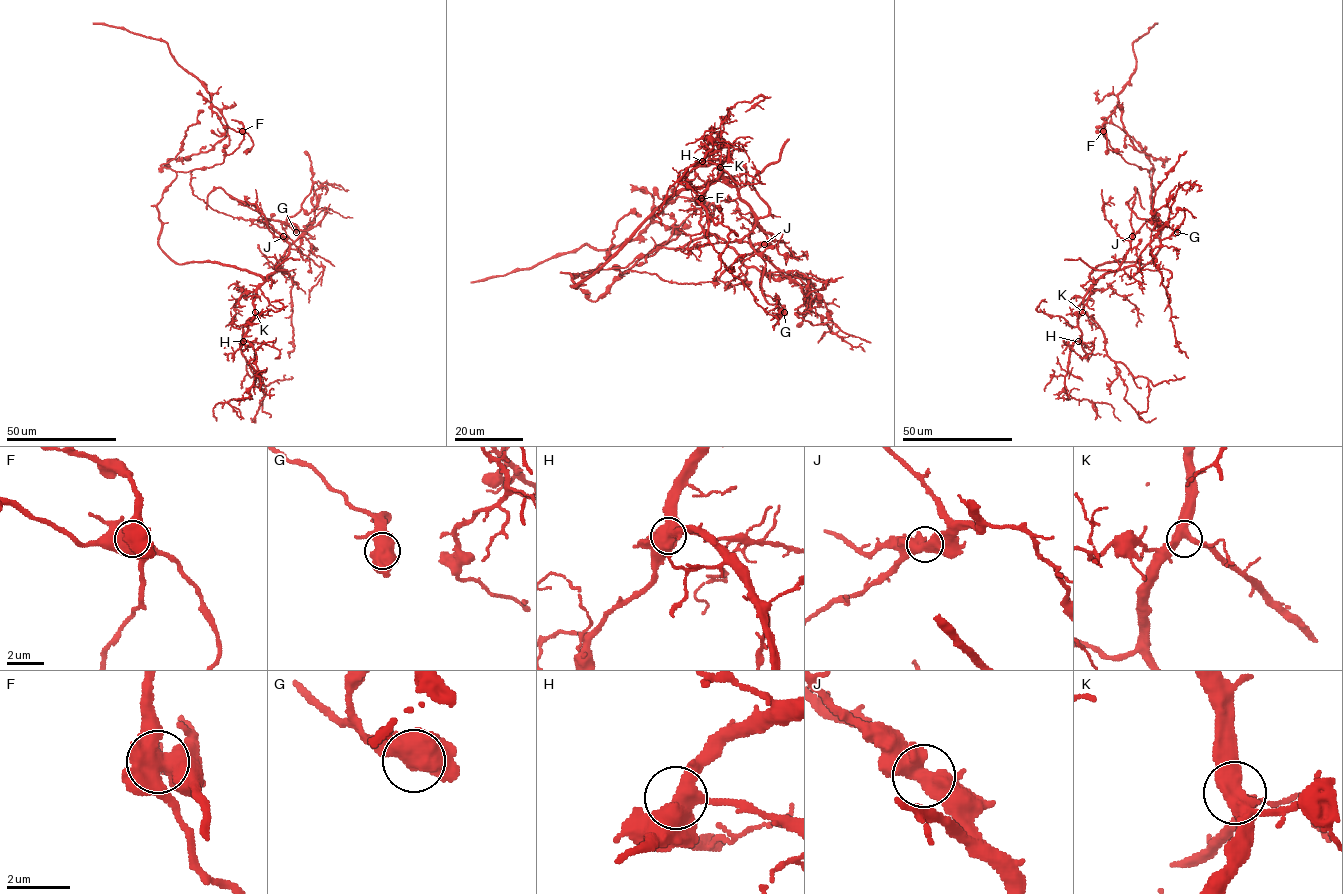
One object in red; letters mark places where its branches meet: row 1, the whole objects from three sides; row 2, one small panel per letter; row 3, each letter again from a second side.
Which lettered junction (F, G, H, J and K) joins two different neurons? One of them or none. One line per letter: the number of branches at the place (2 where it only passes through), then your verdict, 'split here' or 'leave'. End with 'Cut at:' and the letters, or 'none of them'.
F: branches 3; split here
G: branches 3; leave
H: branches 3; leave
J: branches 3; leave
K: branches 3; leave
Cut at: F

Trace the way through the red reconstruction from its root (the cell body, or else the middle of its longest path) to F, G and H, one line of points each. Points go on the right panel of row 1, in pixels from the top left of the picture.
F: (1160, 234), (1160, 223), (1151, 208), (1153, 186), (1149, 172), (1127, 163), (1117, 154), (1103, 131)
G: (1160, 234), (1160, 249), (1147, 264), (1106, 261), (1090, 277), (1116, 270), (1124, 259), (1132, 212), (1177, 232)
H: (1160, 234), (1160, 249), (1147, 264), (1106, 261), (1090, 274), (1095, 282), (1084, 297), (1078, 319), (1078, 341)

